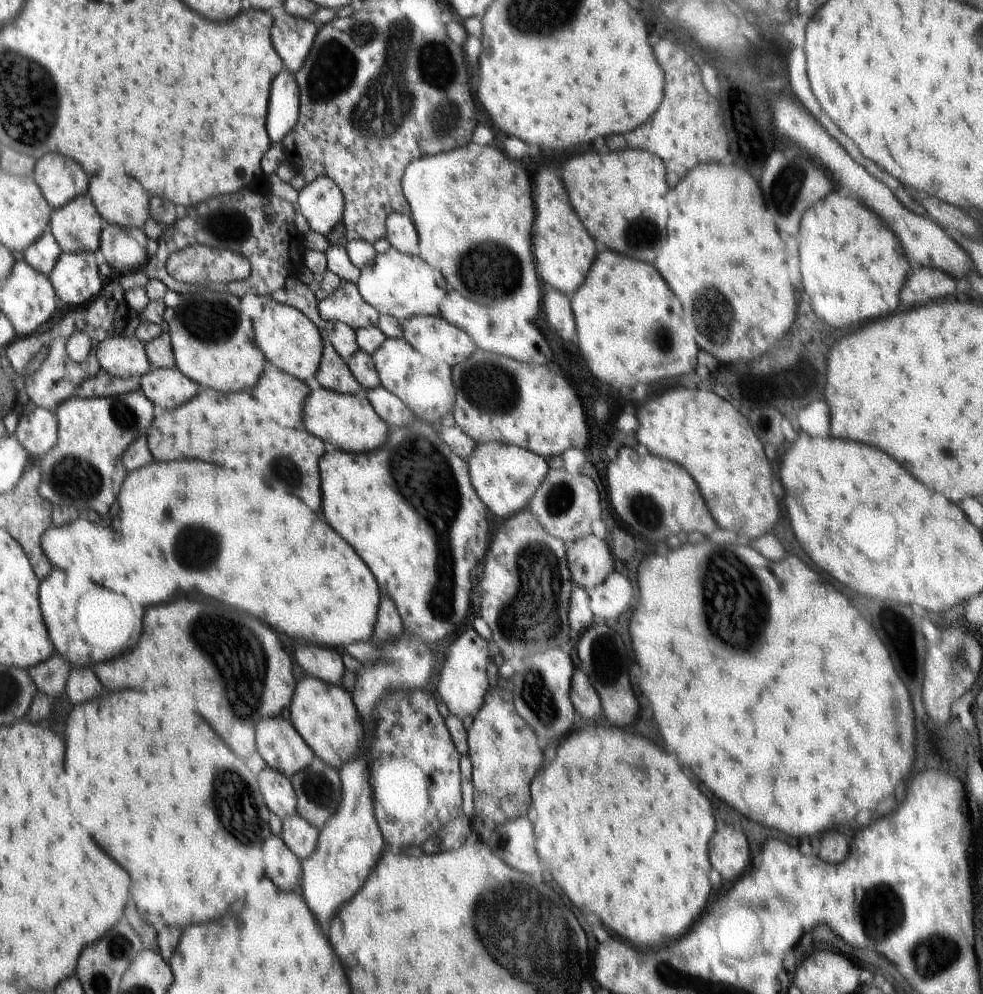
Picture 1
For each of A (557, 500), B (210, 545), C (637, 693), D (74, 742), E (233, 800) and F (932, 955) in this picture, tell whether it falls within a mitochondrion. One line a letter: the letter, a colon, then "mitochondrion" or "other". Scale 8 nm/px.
A: mitochondrion
B: mitochondrion
C: other
D: other
E: mitochondrion
F: mitochondrion

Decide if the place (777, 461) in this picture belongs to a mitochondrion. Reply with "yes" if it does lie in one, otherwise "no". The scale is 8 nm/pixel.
no

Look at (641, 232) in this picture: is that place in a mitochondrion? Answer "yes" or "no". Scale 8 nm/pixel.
yes

